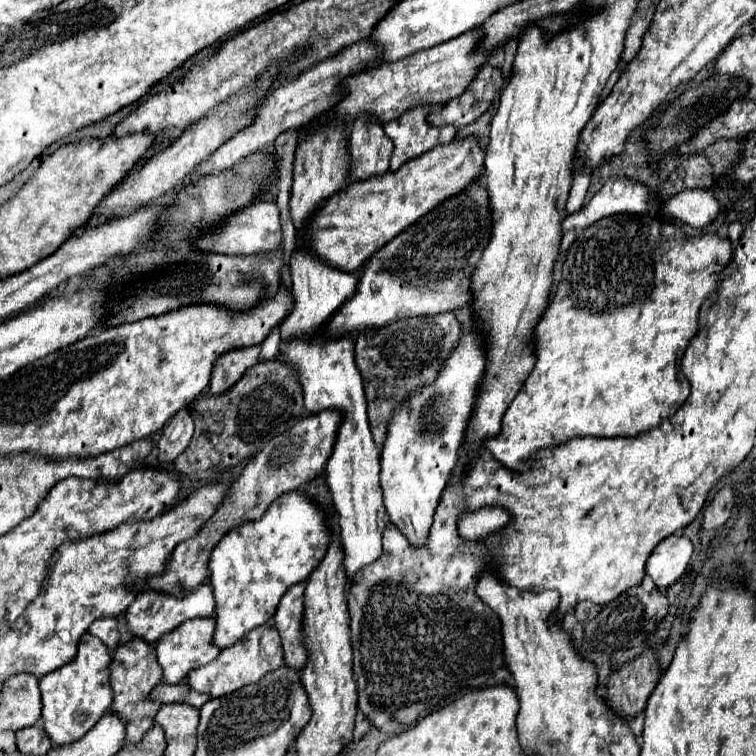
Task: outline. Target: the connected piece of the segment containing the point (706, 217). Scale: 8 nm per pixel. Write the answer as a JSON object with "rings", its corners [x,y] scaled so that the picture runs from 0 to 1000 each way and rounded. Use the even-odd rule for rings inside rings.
{"rings":[[[917,249],[882,262],[882,267],[877,267],[877,283],[917,302],[930,302],[938,299],[954,283],[954,272],[943,251]]]}

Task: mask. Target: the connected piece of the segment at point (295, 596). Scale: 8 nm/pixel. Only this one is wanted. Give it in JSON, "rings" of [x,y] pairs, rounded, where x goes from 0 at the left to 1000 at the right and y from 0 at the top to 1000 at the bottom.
{"rings":[[[403,770],[385,775],[380,786],[372,791],[366,810],[361,815],[361,828],[369,836],[377,860],[374,868],[377,878],[390,886],[398,886],[406,876],[406,860],[401,857],[401,839],[398,839],[401,780],[403,780]]]}

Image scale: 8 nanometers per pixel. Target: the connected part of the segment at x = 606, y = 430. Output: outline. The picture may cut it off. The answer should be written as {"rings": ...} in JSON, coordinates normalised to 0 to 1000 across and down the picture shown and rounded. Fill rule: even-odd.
{"rings":[[[811,283],[808,288],[798,288],[787,296],[782,296],[771,307],[771,315],[763,315],[750,333],[750,341],[745,347],[742,373],[734,384],[734,392],[705,437],[708,487],[697,497],[689,519],[681,524],[681,529],[671,540],[671,545],[665,550],[663,571],[644,582],[644,595],[668,619],[697,624],[705,616],[708,601],[724,590],[742,590],[745,585],[753,585],[755,579],[766,579],[766,577],[787,577],[787,579],[843,577],[845,571],[861,569],[864,563],[869,563],[872,558],[877,558],[880,553],[893,548],[896,540],[911,524],[911,508],[909,508],[906,497],[901,495],[898,474],[903,474],[909,458],[925,439],[925,410],[927,410],[930,399],[935,397],[935,392],[940,392],[946,386],[951,362],[967,347],[967,341],[970,341],[970,333],[967,333],[964,315],[954,315],[948,310],[930,310],[927,317],[911,317],[890,291],[872,294],[872,288],[861,288],[861,283]]]}

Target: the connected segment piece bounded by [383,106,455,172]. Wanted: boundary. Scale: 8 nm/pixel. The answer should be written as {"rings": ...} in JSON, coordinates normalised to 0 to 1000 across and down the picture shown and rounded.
{"rings":[[[549,140],[549,146],[538,146],[538,151],[530,151],[528,156],[507,164],[509,177],[522,190],[522,198],[517,206],[520,228],[538,212],[546,212],[581,190],[594,190],[602,183],[602,167],[575,169],[575,167],[565,164],[562,153],[570,143],[573,140],[567,140],[567,143]]]}

